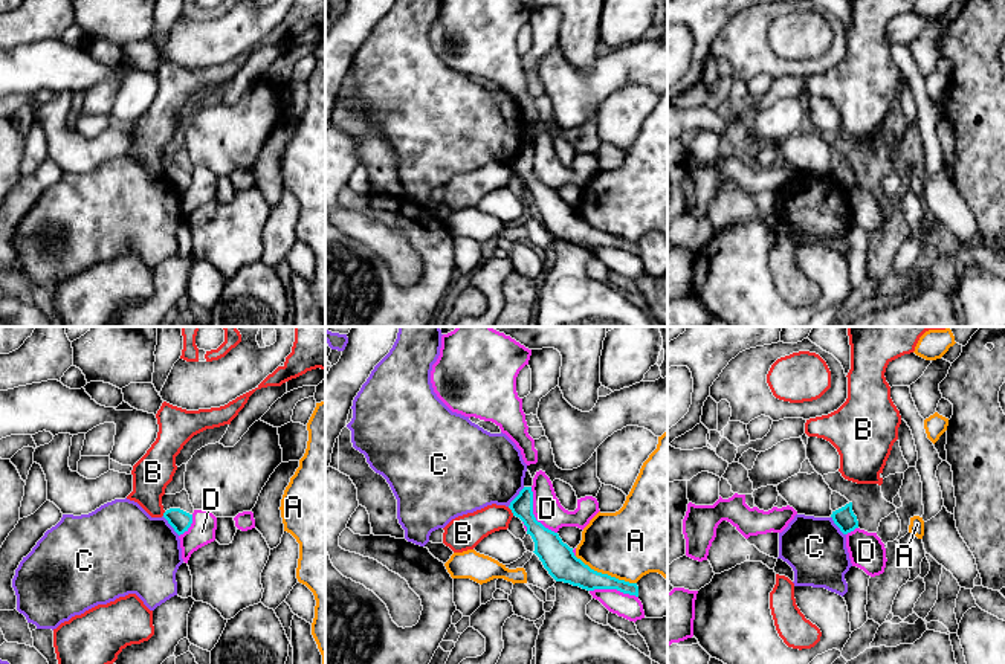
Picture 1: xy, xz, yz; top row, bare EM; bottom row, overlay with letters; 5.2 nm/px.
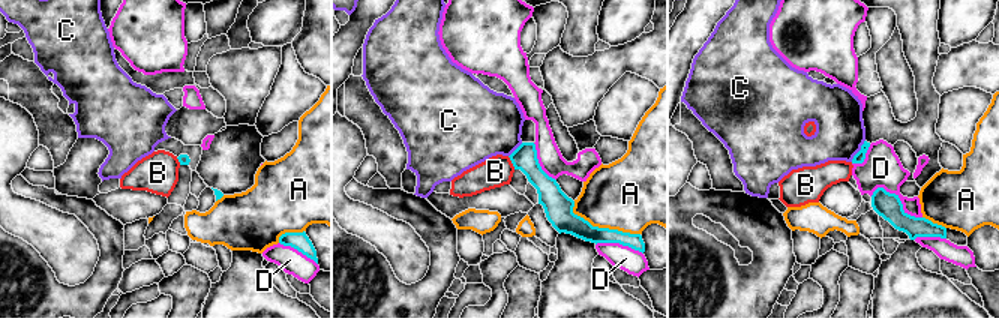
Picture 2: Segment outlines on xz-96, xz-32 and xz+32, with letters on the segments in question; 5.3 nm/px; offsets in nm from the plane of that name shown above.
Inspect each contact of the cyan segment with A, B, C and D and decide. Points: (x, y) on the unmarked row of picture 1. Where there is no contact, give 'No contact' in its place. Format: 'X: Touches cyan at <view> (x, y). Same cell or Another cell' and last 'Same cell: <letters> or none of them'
A: Touches cyan at xz (605, 232). Another cell
B: Touches cyan at xz (512, 170). Another cell
C: Touches cyan at xy (170, 182). Another cell
D: Touches cyan at xz (532, 171). Another cell
Same cell: none of them

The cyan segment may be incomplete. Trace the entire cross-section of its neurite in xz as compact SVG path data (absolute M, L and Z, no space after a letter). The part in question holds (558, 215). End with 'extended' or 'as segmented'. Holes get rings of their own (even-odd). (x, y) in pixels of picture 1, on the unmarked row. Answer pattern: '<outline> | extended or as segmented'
M524 145L510 160L509 166L513 174L519 176L527 185L527 192L530 192L535 200L533 211L556 240L570 241L587 249L617 247L623 252L638 255L637 241L619 238L591 227L574 214L573 206L564 201L557 191L536 179L533 172L532 145Z | as segmented

